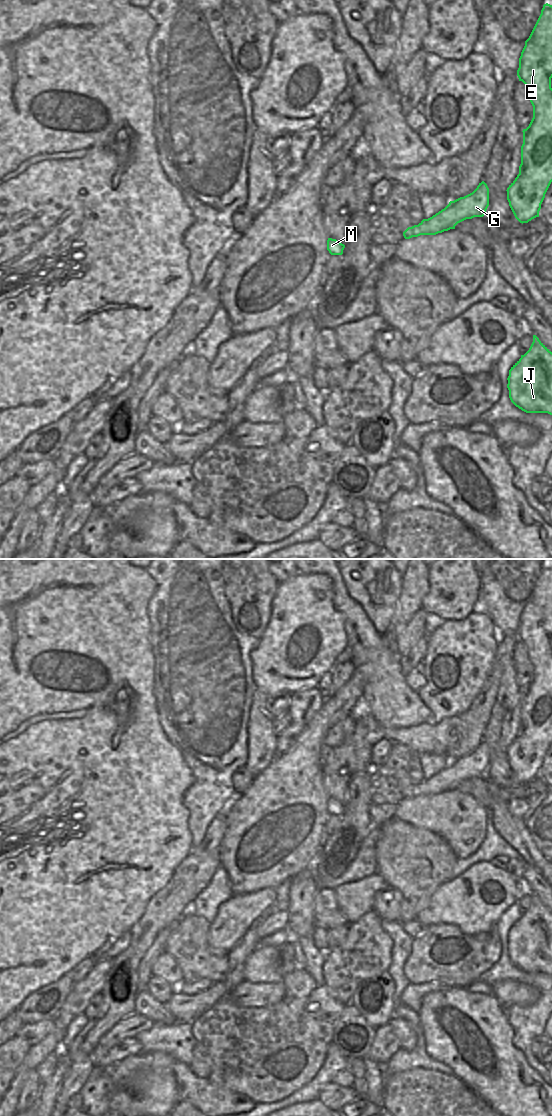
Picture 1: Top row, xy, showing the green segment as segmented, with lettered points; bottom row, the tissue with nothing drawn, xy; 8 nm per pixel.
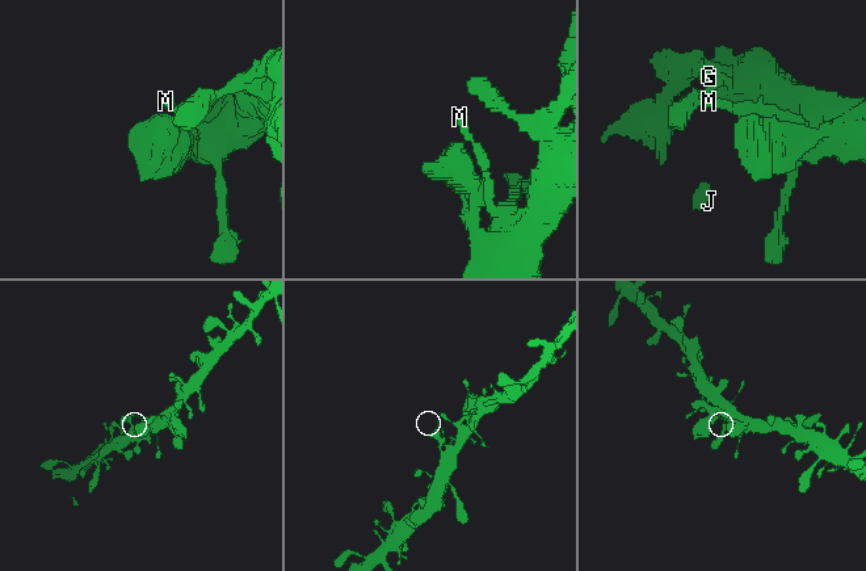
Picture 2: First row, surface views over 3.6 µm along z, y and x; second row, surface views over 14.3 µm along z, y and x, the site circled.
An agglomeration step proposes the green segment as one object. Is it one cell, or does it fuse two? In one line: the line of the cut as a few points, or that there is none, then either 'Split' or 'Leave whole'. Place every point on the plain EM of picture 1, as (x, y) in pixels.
No split. Leave whole.

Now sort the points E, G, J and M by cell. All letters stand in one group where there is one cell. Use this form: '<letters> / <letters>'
E G J M

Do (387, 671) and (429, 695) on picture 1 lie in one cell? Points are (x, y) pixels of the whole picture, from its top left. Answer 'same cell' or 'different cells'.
different cells

